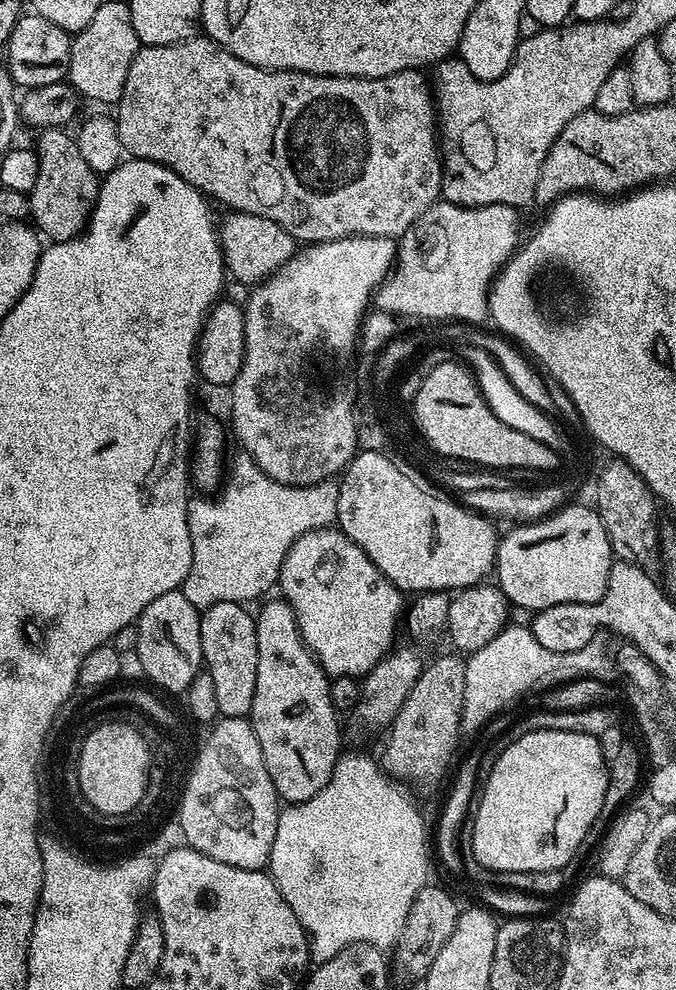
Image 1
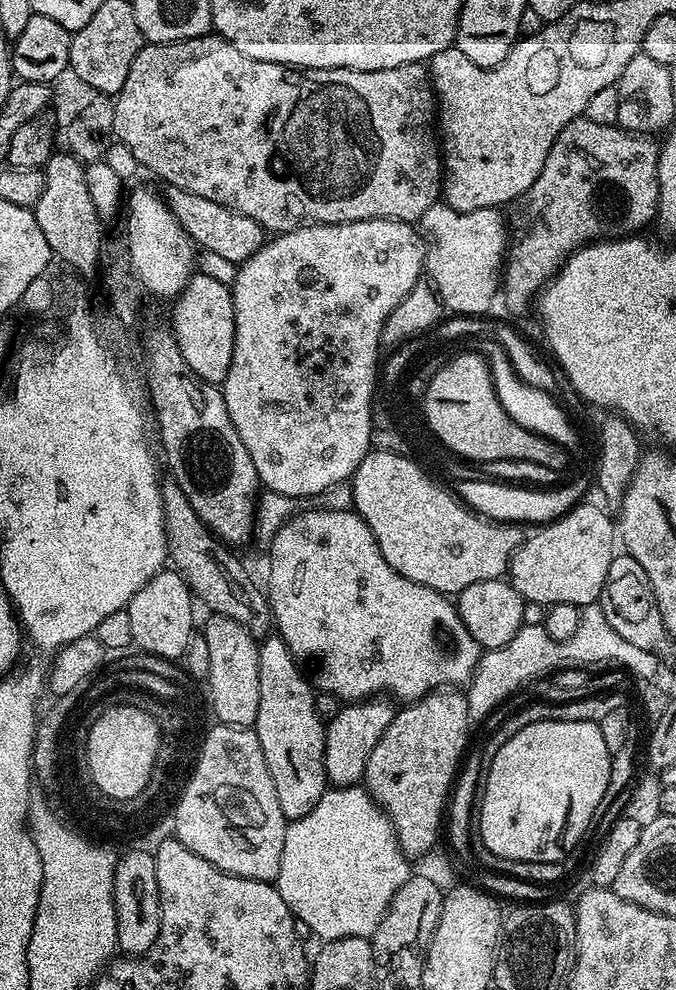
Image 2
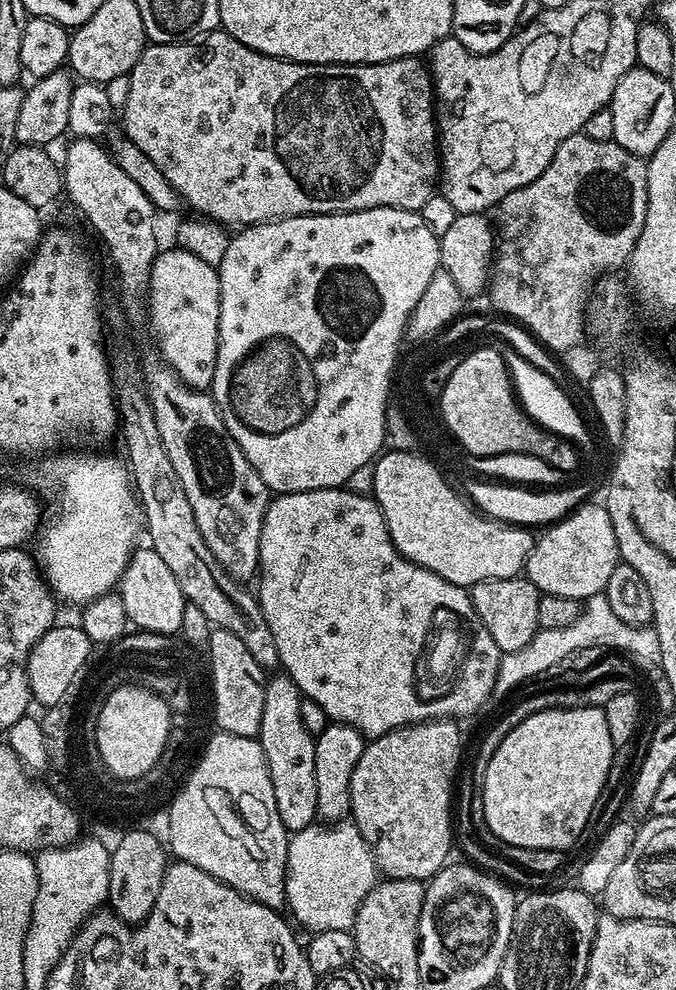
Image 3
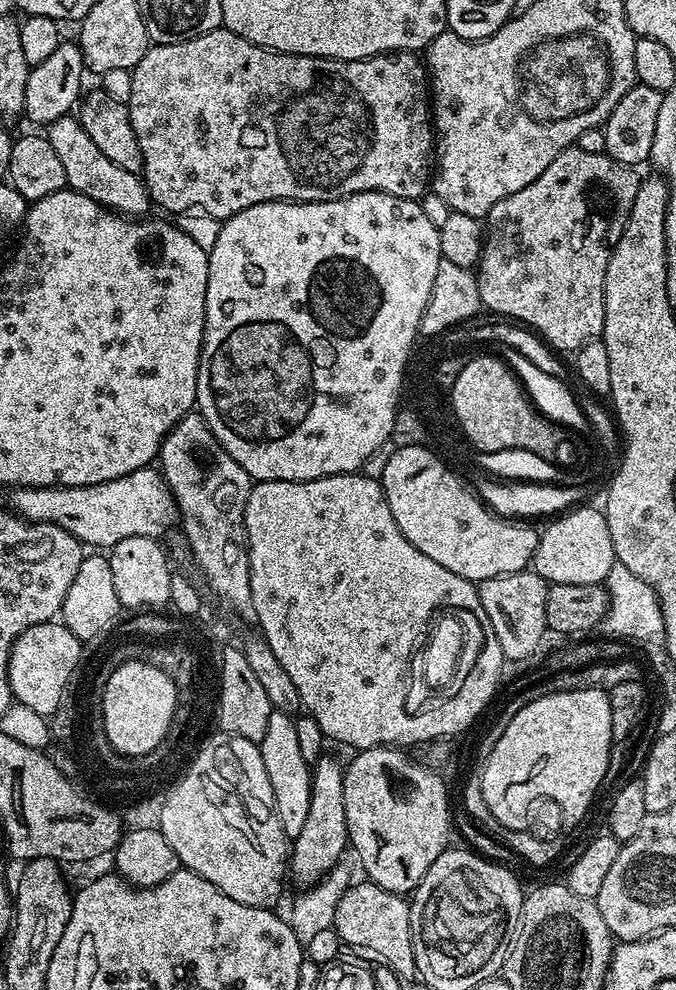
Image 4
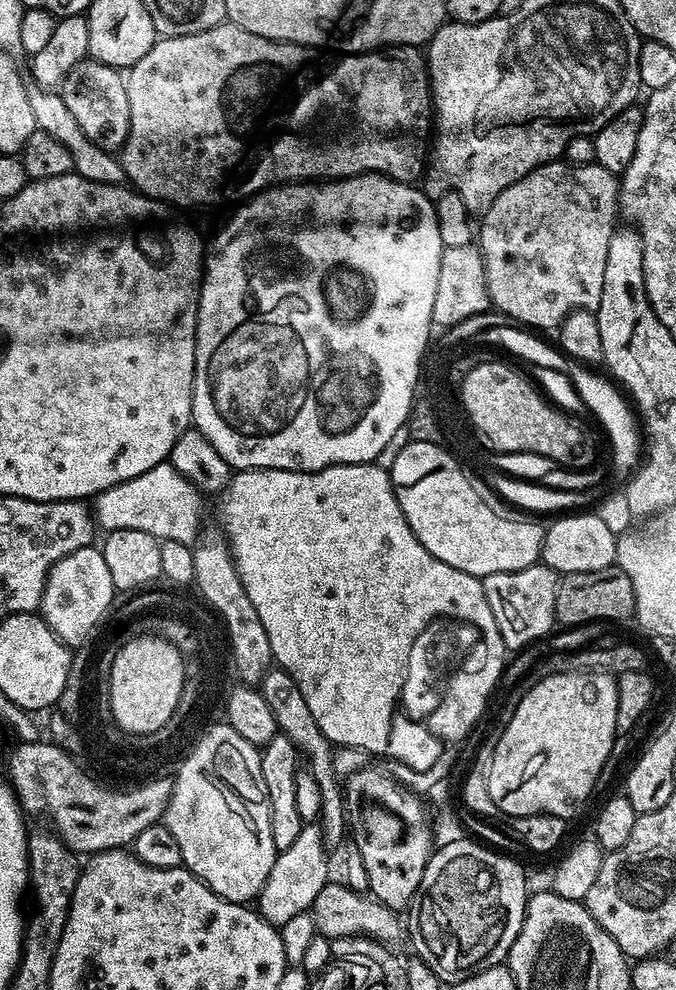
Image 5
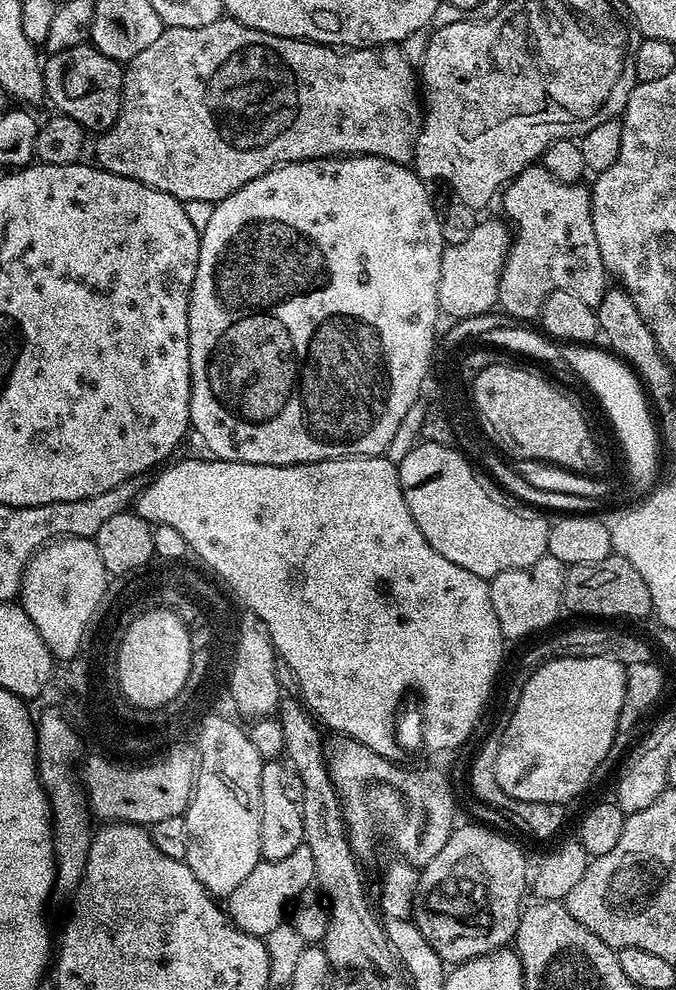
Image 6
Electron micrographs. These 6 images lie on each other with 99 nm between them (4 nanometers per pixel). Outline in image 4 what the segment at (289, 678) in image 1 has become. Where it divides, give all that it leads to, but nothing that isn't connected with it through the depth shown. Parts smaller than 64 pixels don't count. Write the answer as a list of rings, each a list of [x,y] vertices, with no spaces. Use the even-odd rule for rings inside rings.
[[[273,710],[270,714],[270,722],[266,726],[266,738],[262,738],[259,745],[262,766],[266,766],[266,774],[270,777],[270,790],[274,790],[274,806],[278,814],[278,822],[282,826],[284,835],[294,838],[302,834],[302,826],[306,826],[306,818],[310,814],[312,768],[306,759],[302,758],[293,717],[287,712]]]

